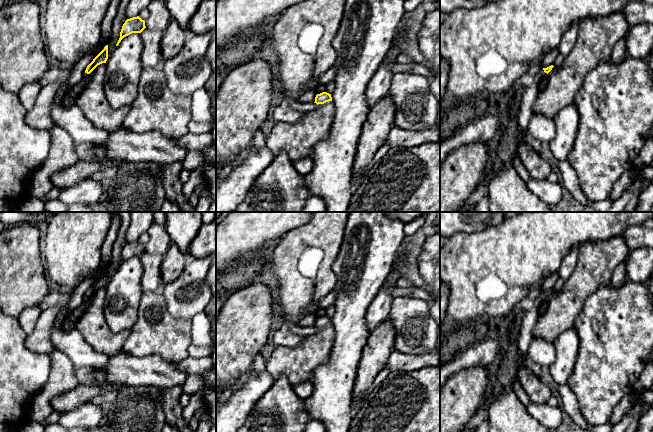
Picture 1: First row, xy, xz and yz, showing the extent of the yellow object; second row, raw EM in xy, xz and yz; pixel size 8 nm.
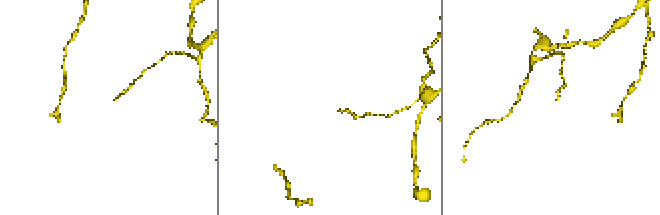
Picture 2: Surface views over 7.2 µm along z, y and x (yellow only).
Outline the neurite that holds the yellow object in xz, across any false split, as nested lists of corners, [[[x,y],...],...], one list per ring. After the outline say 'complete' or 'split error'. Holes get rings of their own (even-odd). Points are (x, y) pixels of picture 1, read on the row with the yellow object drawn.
[[[322,92],[322,93],[316,95],[314,103],[316,103],[318,105],[318,104],[324,104],[329,101],[332,101],[331,94],[329,94],[327,92]]]; complete

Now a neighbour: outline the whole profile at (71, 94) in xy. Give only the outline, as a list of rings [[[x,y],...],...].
[[[91,73],[84,77],[84,79],[78,85],[75,85],[68,89],[62,99],[61,106],[68,108],[72,105],[75,105],[75,100],[78,94],[83,90],[83,88],[87,85],[90,79]]]

